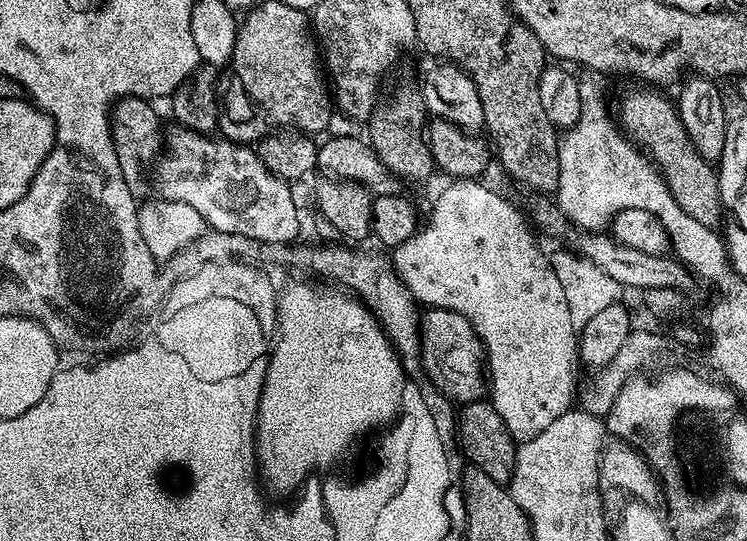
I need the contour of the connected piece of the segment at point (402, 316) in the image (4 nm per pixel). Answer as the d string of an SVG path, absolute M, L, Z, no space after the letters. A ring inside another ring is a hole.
M334 246L331 252L324 252L324 264L316 264L320 272L330 272L334 276L343 277L344 281L353 286L355 295L370 309L373 316L380 322L385 336L392 341L400 363L405 369L420 368L420 325L422 314L418 309L408 288L400 281L400 275L393 267L387 255L379 256L376 252L355 252L355 247Z

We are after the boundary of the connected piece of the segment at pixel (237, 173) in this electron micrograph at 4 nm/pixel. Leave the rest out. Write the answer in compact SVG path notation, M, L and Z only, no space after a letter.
M172 126L169 132L167 129L162 140L162 159L158 164L159 195L165 200L186 202L186 206L194 206L194 210L202 214L205 225L209 229L225 232L228 235L261 240L264 243L293 243L300 232L300 216L296 213L296 200L292 197L293 185L280 176L274 175L260 161L260 156L251 147L233 144L227 138L212 139L216 138L189 128Z

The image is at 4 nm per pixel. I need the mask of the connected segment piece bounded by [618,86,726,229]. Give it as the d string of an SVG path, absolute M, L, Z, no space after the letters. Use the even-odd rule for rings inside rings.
M636 86L633 92L624 96L620 104L618 124L625 136L646 150L660 176L666 182L670 194L674 194L674 202L690 218L702 222L702 226L719 229L726 215L724 204L720 200L720 178L717 169L698 150L694 150L694 142L690 142L690 134L682 126L680 116L676 113L676 105L671 99L663 96L663 91L653 90L648 86Z

